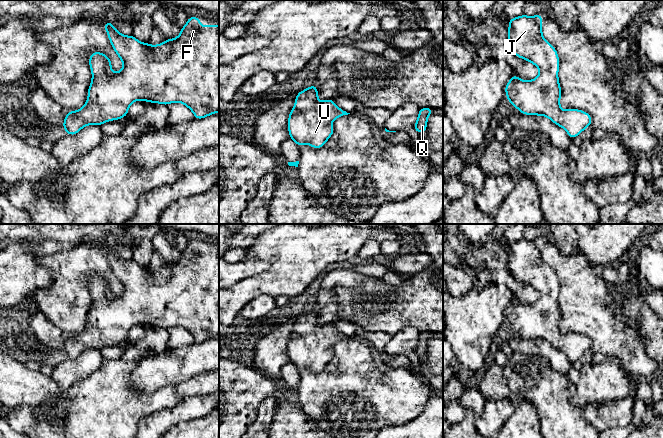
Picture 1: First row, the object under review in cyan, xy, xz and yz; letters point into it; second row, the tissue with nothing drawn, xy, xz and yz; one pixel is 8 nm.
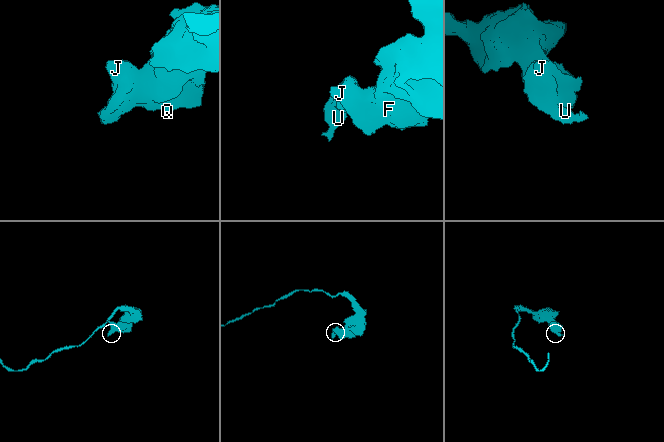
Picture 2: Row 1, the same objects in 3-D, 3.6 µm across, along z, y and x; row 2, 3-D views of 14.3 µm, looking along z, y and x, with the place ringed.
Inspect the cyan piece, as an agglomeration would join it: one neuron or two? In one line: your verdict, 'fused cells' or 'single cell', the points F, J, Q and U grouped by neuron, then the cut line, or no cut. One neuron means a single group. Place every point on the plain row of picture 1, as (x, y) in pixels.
single cell | F J Q U | no cut

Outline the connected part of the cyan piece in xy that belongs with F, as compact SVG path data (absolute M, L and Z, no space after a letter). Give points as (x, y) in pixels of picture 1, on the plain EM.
M189 241L178 261L155 270L141 267L133 259L119 257L109 245L104 247L104 251L113 273L123 286L123 292L120 296L113 297L109 281L99 275L90 279L92 305L88 323L80 334L69 335L66 339L62 350L67 358L75 359L86 349L102 349L126 341L129 330L137 324L164 329L181 326L194 337L196 343L219 336L219 249L201 250L199 241Z

